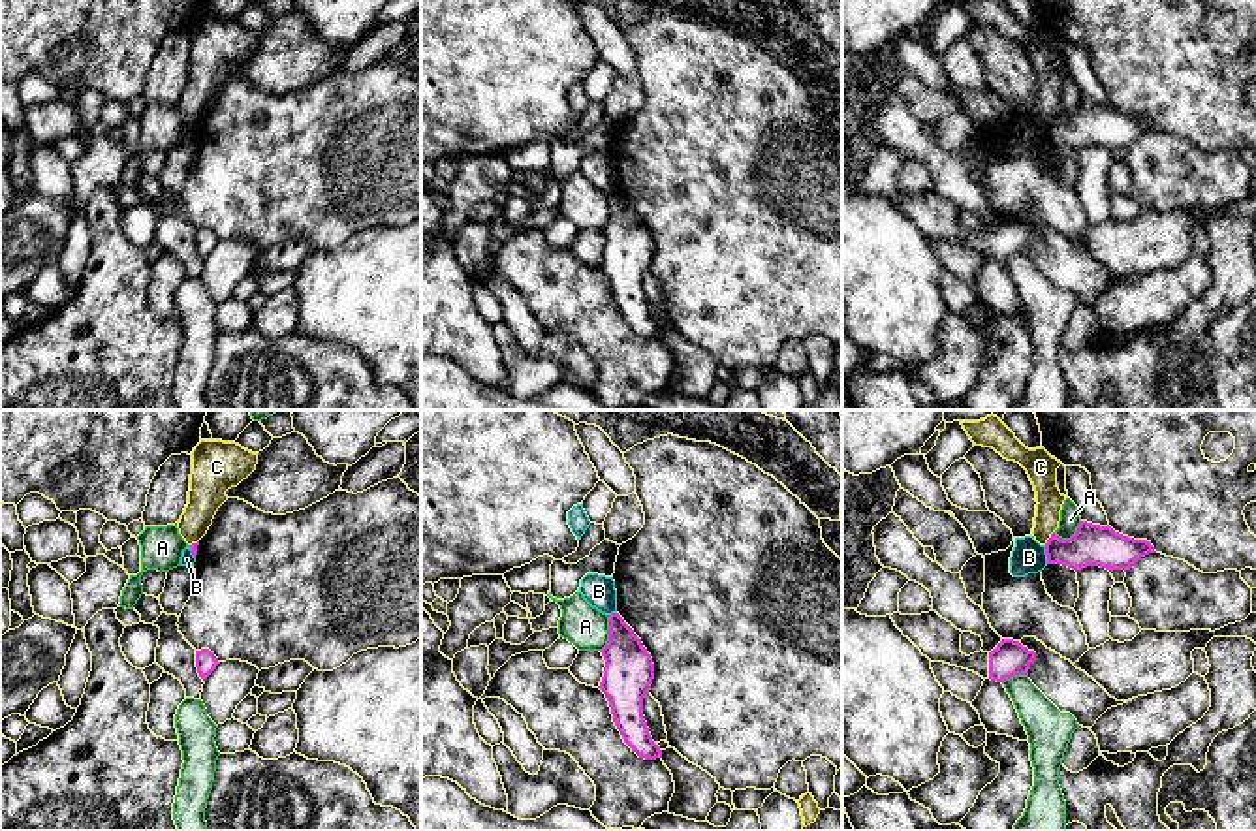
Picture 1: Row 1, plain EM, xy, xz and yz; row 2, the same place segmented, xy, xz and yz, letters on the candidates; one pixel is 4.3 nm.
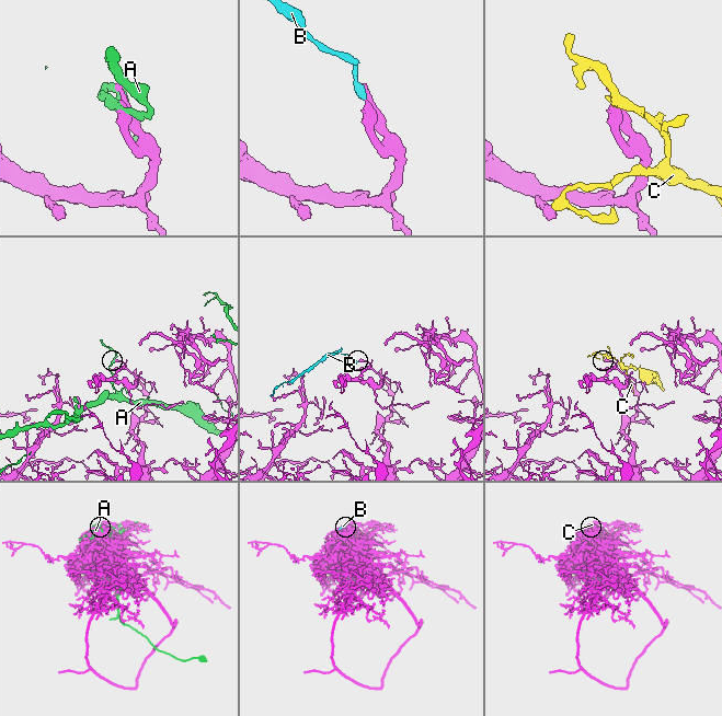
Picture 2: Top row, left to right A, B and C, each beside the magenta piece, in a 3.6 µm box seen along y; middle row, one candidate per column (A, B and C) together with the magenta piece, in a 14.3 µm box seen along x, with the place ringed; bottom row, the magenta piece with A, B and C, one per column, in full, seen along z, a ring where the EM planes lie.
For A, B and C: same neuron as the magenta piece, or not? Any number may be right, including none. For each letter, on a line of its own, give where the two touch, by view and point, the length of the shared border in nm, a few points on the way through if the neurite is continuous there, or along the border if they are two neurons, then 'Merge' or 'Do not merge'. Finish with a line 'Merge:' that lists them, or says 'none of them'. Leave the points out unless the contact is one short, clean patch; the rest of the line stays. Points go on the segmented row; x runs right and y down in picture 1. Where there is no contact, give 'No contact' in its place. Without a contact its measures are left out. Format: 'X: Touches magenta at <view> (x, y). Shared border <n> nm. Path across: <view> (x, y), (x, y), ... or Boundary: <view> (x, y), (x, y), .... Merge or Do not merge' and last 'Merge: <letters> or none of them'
A: Touches magenta at xz (610, 634). Shared border 170 nm. Do not merge
B: Touches magenta at yz (1046, 553). Shared border 80 nm. Boundary: yz (1044, 546), (1048, 563). Do not merge
C: Touches magenta at yz (1050, 538). Shared border 80 nm. Boundary: yz (1053, 531), (1044, 544). Do not merge
Merge: none of them

